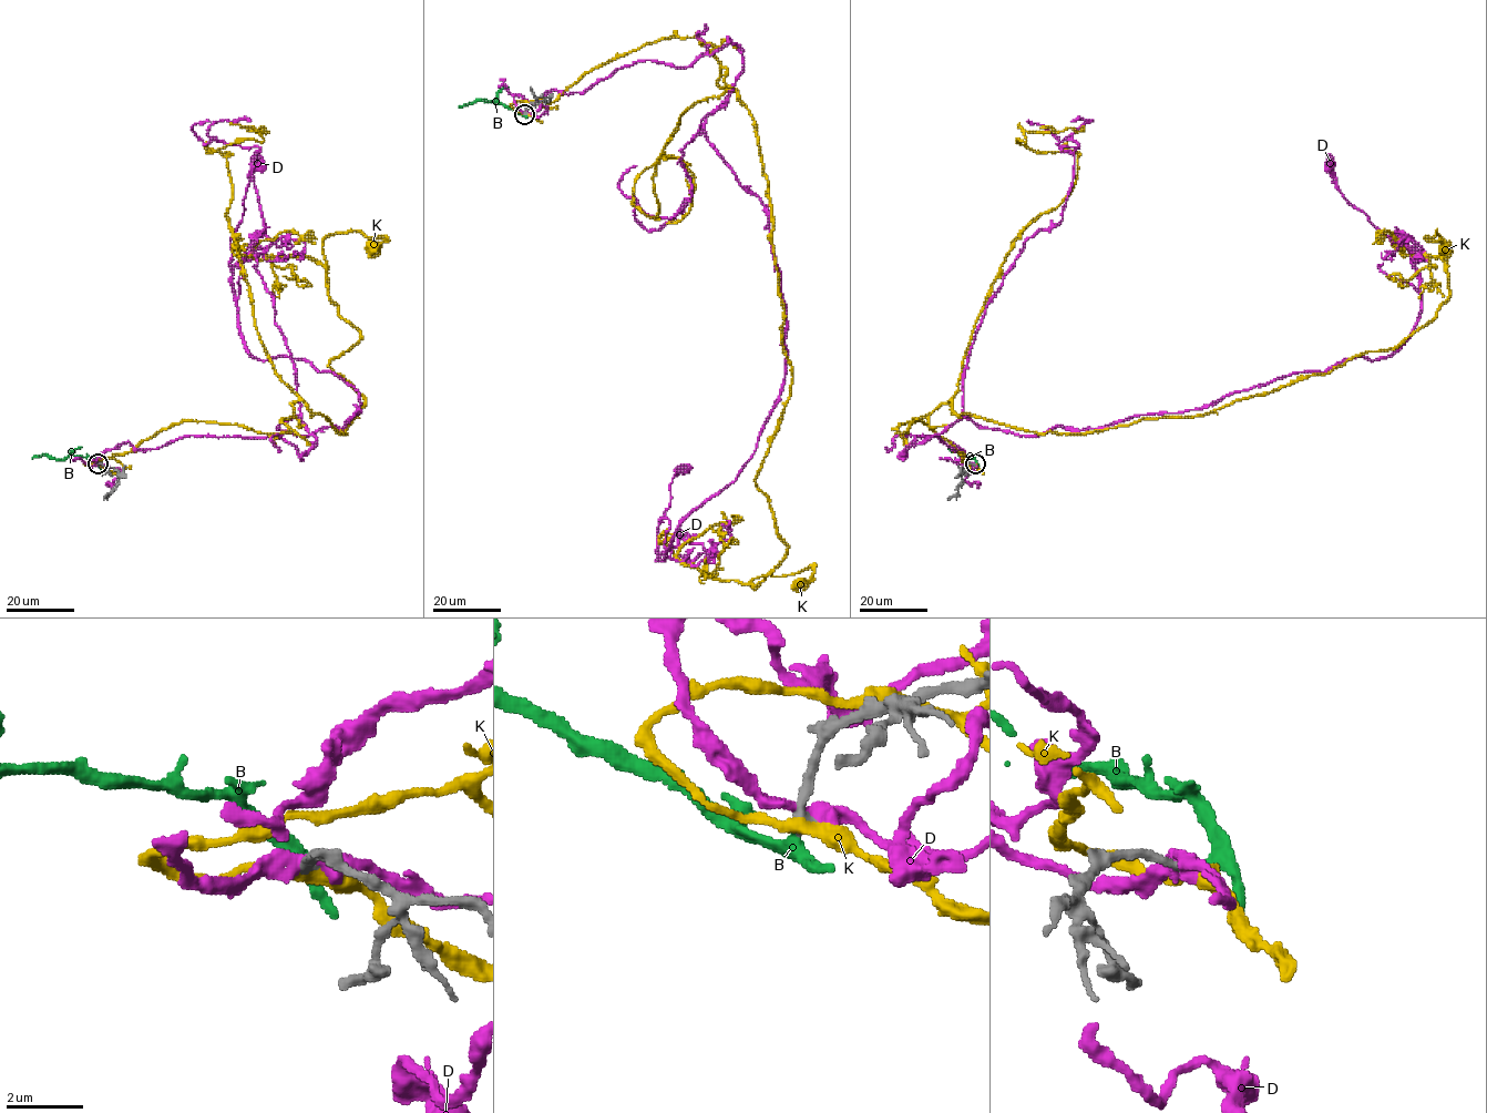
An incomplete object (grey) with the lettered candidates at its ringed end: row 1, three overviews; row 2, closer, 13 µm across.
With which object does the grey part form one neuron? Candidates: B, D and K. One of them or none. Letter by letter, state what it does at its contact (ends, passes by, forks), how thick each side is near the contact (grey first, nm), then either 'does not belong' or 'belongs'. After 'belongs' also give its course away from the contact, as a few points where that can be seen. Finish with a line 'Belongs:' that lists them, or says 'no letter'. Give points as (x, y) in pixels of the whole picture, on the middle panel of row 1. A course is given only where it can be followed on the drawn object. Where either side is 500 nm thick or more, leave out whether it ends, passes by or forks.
B: it passes by | 320/340 nm | belongs | via (524, 113), (489, 101), (477, 100), (458, 106)
D: it passes by | 360/360 nm | does not belong
K: it passes by | 320/300 nm | does not belong
Belongs: B

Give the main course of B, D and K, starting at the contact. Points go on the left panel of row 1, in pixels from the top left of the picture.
B: (98, 465), (91, 458), (73, 456), (62, 459), (47, 455), (31, 458)
D: (98, 465), (194, 436), (300, 458), (316, 439), (279, 425), (360, 411), (242, 339), (256, 164)
K: (98, 465), (303, 401), (346, 434), (322, 241), (372, 246)

